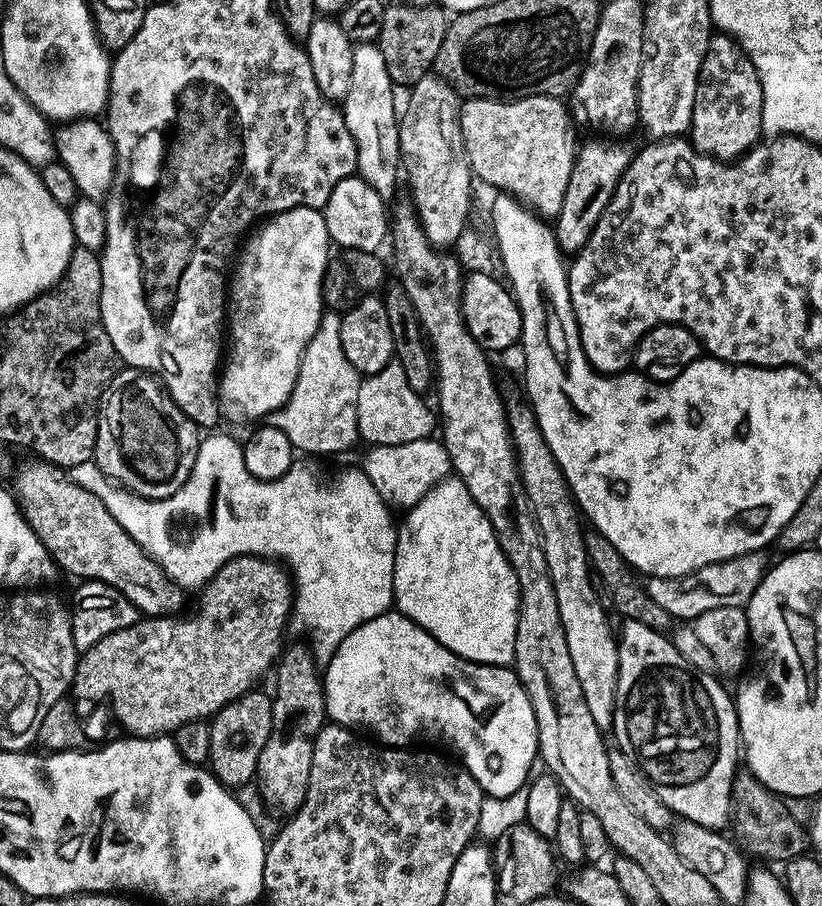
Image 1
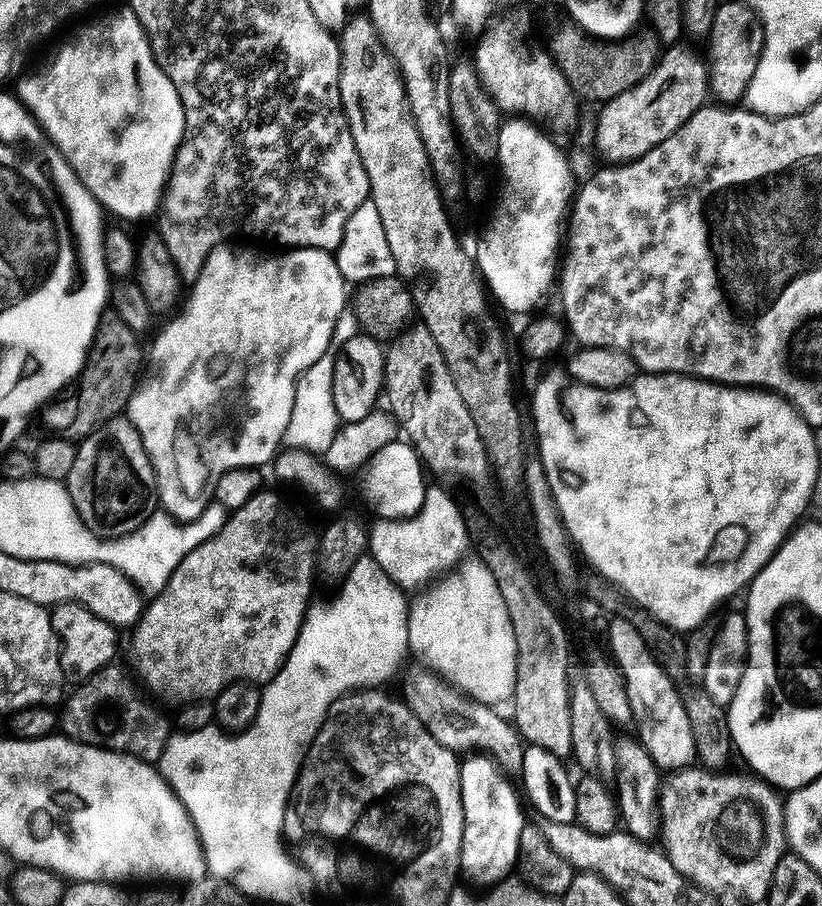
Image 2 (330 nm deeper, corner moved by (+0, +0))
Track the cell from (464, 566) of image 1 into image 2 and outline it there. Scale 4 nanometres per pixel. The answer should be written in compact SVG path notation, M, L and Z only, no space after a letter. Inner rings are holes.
M478 558L465 559L455 565L447 574L441 575L433 588L431 586L425 587L420 597L415 601L411 601L408 609L408 647L413 653L417 652L422 659L425 660L427 667L431 669L437 676L444 677L449 684L454 688L460 689L465 697L471 698L479 703L487 704L489 706L499 705L499 700L504 700L513 695L516 690L516 643L514 642L514 630L510 626L510 614L506 614L506 602L502 602L502 594L498 594L498 582L494 582L494 574L490 574L483 562Z

